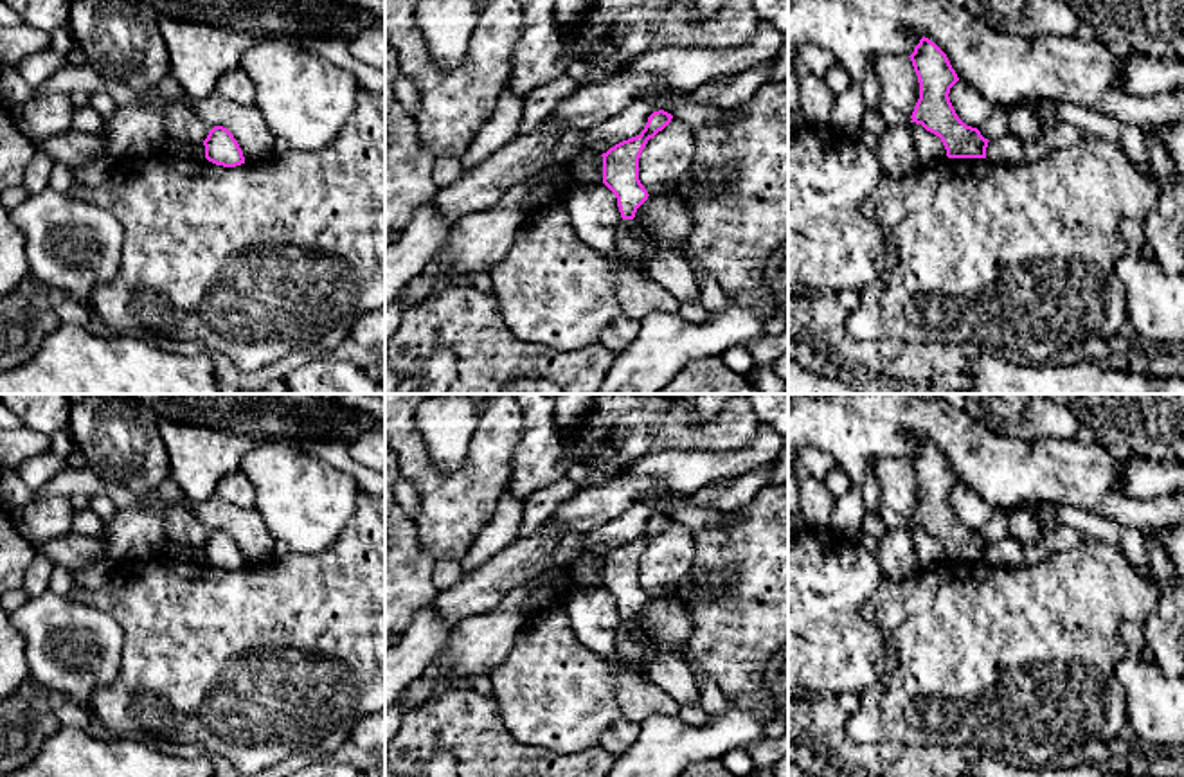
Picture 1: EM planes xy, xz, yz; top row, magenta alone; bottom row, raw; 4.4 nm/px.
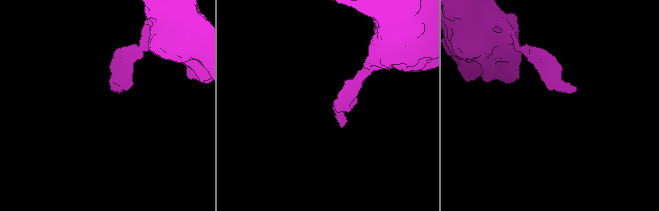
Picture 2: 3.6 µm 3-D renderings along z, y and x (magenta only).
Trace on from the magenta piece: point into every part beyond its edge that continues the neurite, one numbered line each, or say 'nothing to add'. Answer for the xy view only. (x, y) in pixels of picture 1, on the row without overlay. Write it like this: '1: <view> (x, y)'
nothing to add

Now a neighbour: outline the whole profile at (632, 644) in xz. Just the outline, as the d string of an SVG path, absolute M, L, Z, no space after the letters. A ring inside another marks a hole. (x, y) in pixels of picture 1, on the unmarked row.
M619 622L614 635L615 655L635 671L648 674L659 649L635 622Z

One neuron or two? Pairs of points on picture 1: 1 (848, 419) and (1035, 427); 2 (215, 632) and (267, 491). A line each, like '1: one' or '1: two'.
1: two
2: two

